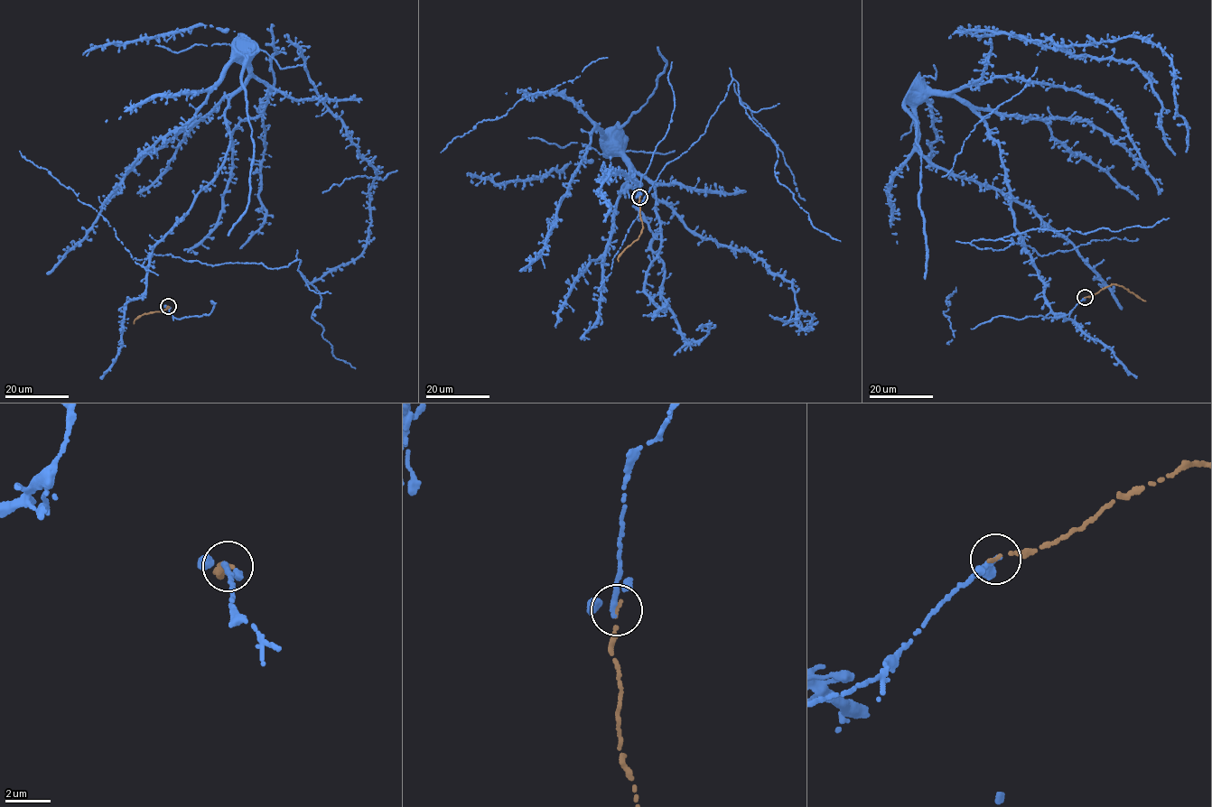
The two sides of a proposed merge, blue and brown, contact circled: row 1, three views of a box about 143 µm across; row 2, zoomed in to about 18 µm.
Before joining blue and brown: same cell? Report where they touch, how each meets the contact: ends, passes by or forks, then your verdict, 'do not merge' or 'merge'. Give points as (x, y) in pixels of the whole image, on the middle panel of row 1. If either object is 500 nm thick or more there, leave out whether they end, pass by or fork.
at (639, 197); blue passes by; brown ends there; merge

